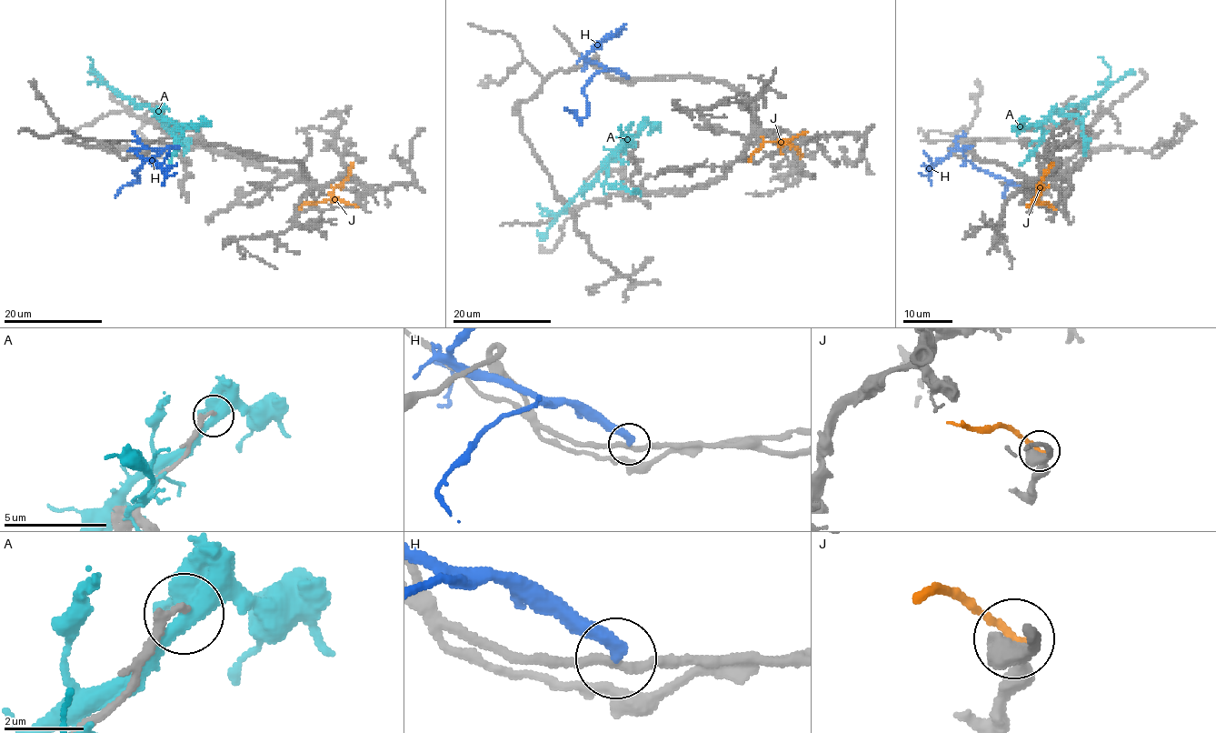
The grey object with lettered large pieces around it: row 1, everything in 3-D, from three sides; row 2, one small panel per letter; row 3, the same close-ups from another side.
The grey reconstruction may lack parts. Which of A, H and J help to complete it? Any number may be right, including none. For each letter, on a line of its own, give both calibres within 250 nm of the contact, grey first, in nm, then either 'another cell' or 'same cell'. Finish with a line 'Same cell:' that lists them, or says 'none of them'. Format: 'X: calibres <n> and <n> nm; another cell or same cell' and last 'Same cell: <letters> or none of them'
A: calibres 220 and 400 nm; another cell
H: calibres 240 and 360 nm; another cell
J: calibres 550 and 240 nm; another cell
Same cell: none of them

